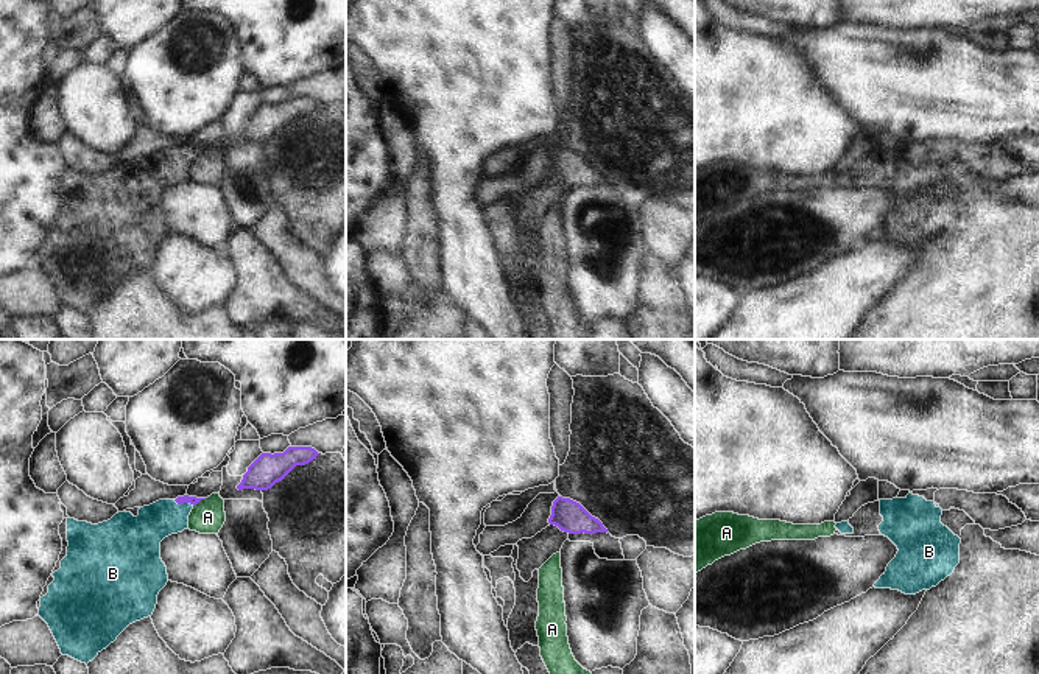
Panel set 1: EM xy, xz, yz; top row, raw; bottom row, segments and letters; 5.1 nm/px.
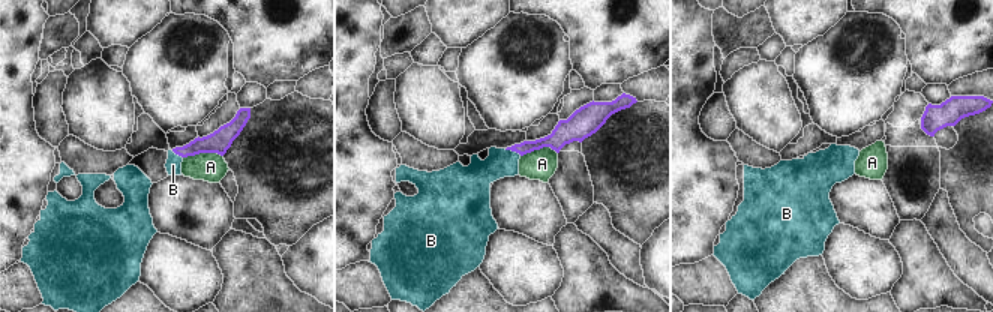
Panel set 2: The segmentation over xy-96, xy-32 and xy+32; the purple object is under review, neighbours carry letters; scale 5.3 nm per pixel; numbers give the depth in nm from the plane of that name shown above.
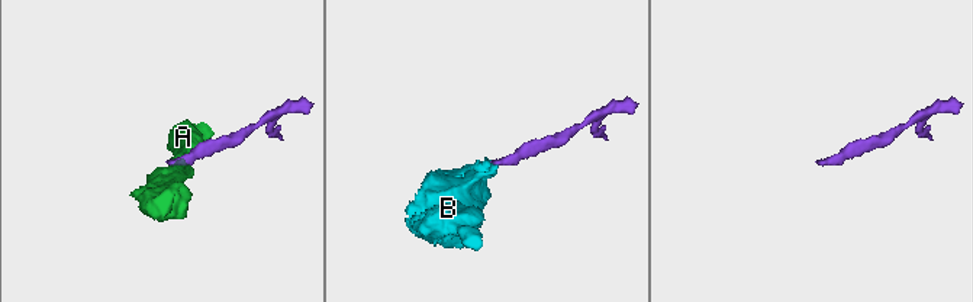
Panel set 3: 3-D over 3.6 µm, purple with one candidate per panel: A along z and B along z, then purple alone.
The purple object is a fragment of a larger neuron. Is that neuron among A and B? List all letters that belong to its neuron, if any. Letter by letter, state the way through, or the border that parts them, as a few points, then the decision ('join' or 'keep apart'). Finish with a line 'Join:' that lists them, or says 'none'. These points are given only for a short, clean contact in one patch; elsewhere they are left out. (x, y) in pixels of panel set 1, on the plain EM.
A: along xy (209, 148), (193, 157) | keep apart
B: across xy (186, 150), (184, 153), (165, 168) | join
Join: B

